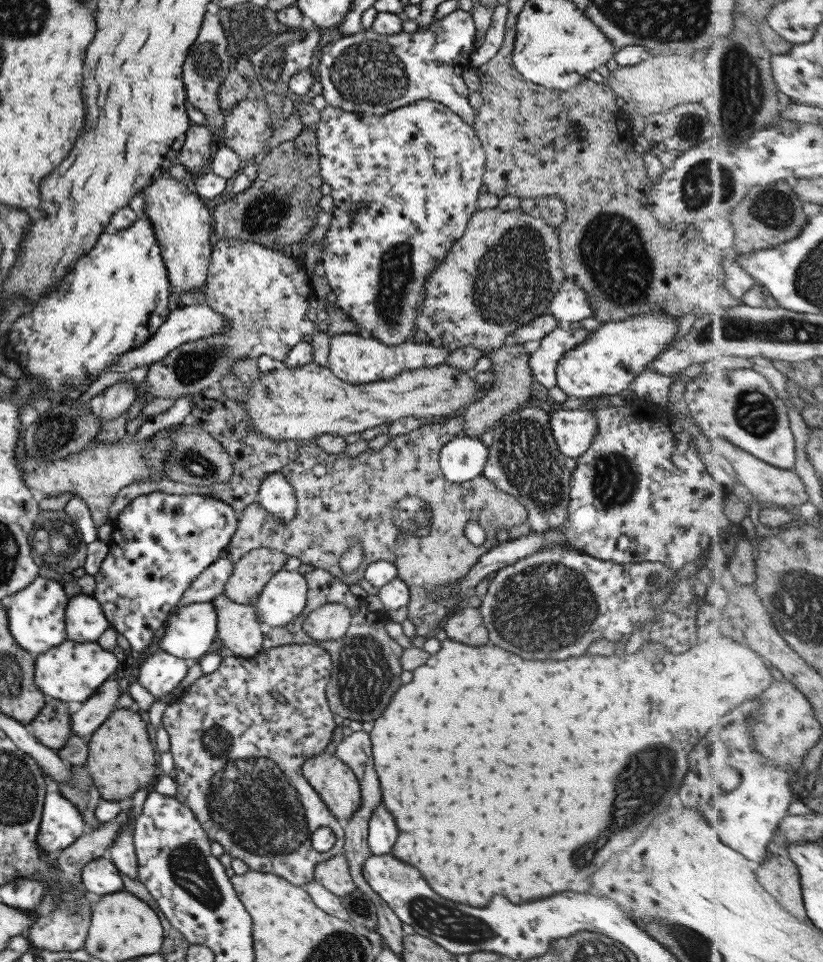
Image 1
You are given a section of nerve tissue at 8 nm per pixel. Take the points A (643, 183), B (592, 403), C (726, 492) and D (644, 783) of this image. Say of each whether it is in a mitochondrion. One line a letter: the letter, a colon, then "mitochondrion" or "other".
A: other
B: other
C: other
D: mitochondrion

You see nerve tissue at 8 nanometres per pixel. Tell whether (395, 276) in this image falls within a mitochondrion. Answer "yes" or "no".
yes

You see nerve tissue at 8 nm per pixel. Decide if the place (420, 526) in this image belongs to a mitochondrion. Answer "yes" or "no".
yes

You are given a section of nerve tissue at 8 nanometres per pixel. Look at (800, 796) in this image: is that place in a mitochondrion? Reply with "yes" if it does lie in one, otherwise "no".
no

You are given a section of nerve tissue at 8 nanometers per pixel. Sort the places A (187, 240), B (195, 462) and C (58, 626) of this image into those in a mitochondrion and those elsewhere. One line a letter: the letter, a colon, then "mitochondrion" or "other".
A: other
B: mitochondrion
C: other

